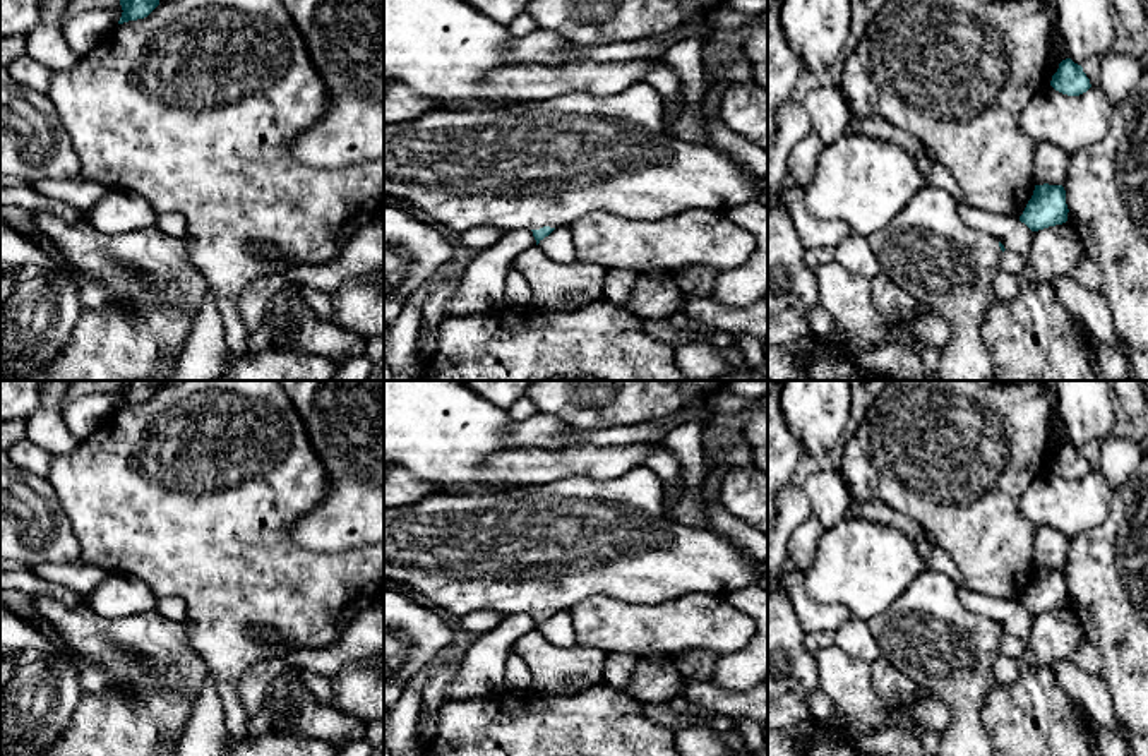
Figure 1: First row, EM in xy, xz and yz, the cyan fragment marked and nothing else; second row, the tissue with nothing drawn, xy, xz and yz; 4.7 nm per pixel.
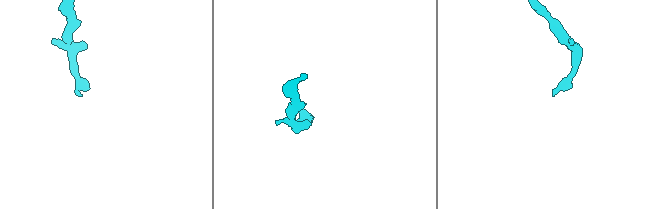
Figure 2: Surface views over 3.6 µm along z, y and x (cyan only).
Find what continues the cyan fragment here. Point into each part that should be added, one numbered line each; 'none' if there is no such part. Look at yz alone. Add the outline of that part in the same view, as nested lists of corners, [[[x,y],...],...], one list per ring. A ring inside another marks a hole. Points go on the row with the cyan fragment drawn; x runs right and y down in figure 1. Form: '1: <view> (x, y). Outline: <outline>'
1: yz (927, 249). Outline: [[[925,183],[879,231],[867,237],[881,271],[951,326],[937,381],[989,381],[992,357],[982,339],[1002,250],[996,237],[970,228],[954,197]]]

